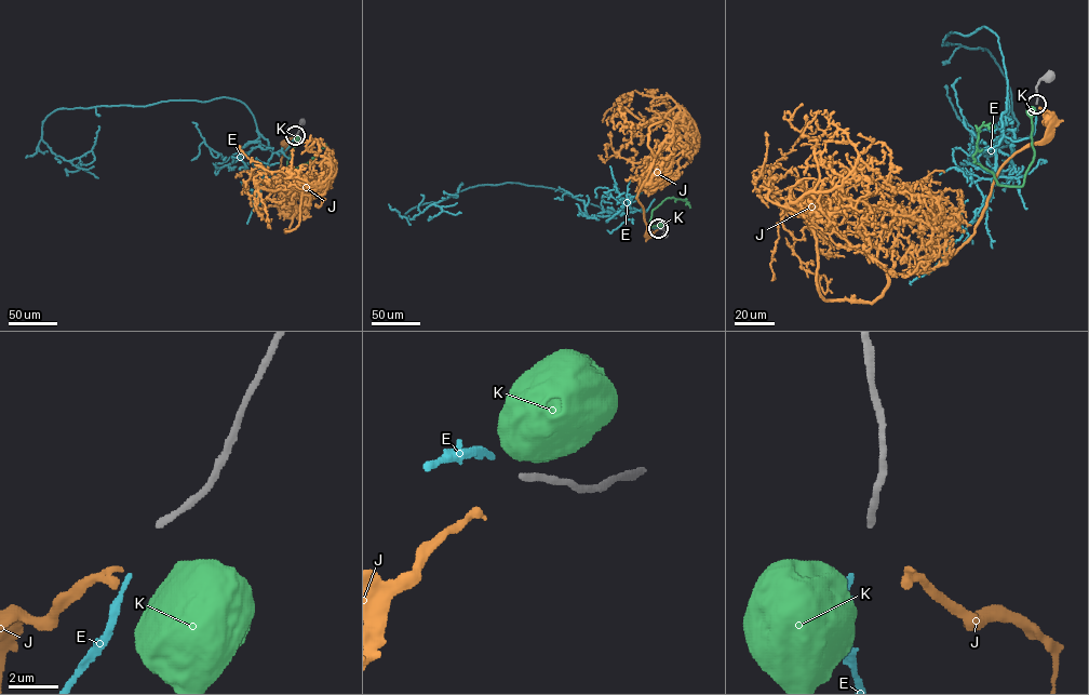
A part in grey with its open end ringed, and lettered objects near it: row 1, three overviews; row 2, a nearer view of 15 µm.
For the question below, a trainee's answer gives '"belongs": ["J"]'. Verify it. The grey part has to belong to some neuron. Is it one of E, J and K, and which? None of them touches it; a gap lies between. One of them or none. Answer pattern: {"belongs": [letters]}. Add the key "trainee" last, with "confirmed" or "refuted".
{"belongs": ["E"], "trainee": "refuted"}

